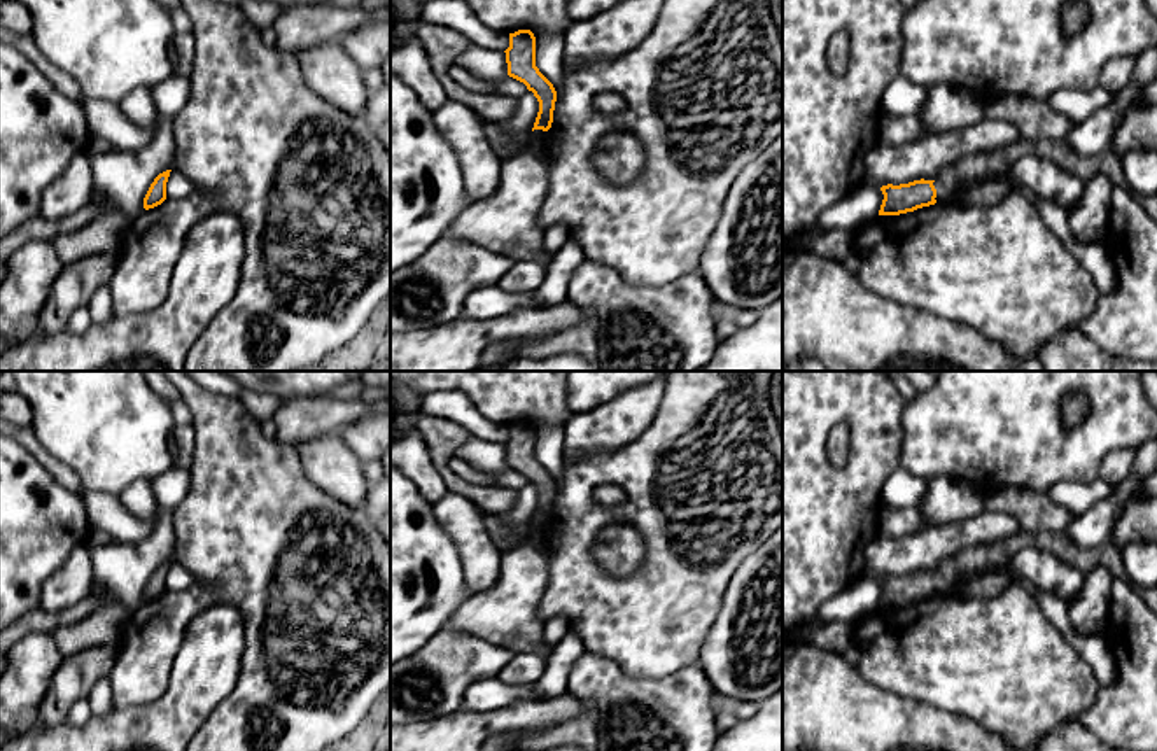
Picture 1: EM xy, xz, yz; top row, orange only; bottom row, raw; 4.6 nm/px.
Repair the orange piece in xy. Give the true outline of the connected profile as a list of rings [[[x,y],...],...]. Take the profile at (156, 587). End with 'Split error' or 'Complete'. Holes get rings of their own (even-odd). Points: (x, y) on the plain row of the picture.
[[[172,562],[159,565],[154,571],[154,574],[151,576],[151,579],[144,590],[144,600],[145,602],[154,600],[166,592],[166,574],[168,574],[170,564]]]. Complete

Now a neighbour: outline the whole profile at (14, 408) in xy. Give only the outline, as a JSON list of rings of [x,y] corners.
[[[0,392],[0,420],[7,420],[16,427],[30,427],[32,425],[32,406],[18,392]]]

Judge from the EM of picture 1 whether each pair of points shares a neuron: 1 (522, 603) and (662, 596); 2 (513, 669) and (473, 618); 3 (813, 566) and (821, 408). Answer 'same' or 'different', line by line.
1: different
2: different
3: same

